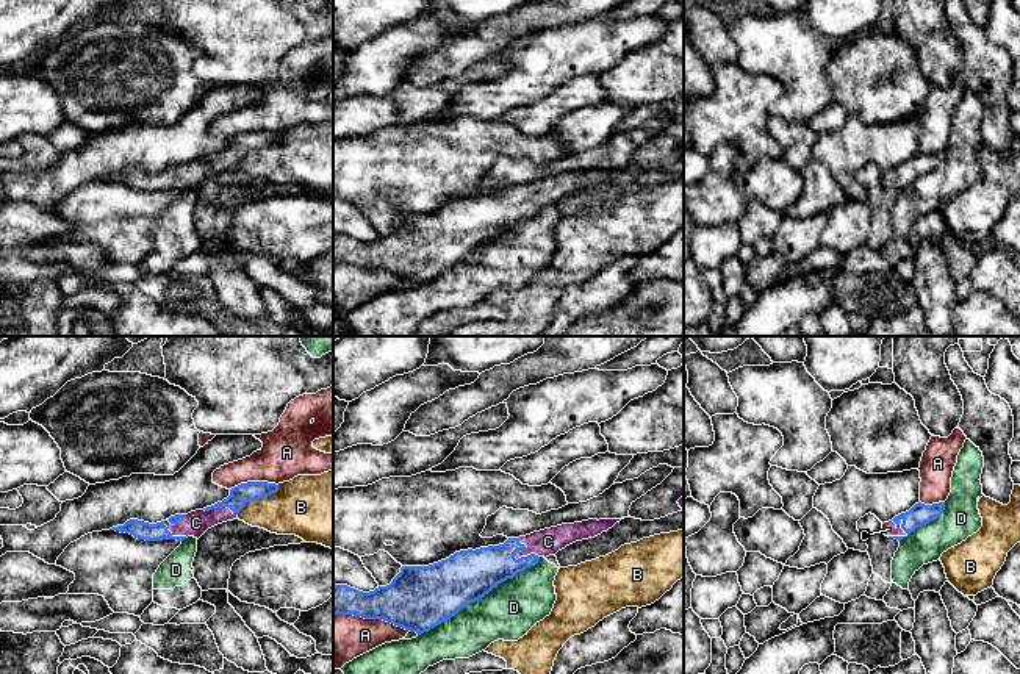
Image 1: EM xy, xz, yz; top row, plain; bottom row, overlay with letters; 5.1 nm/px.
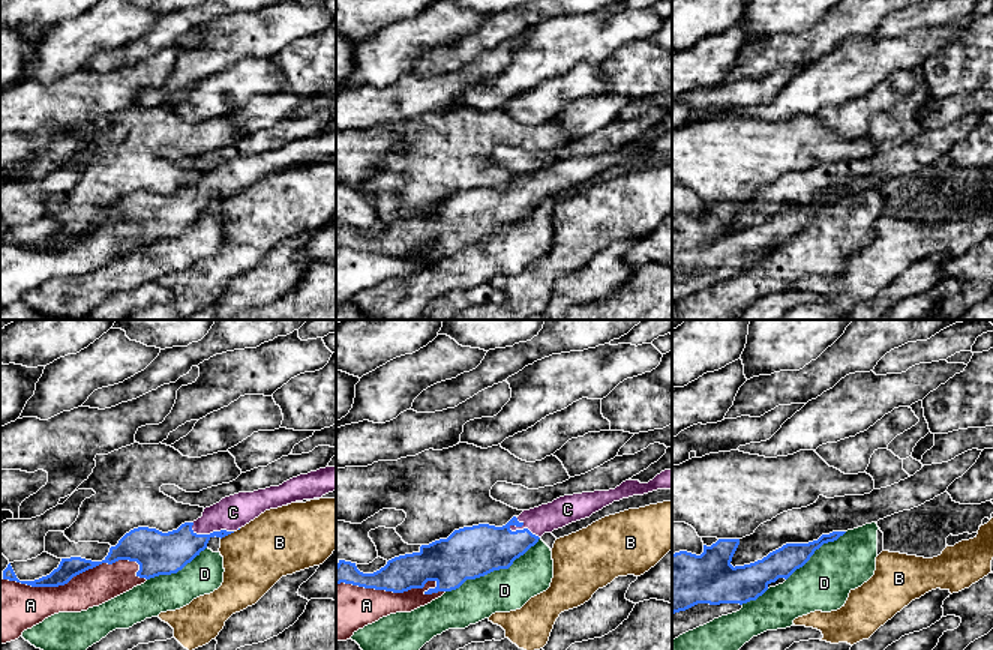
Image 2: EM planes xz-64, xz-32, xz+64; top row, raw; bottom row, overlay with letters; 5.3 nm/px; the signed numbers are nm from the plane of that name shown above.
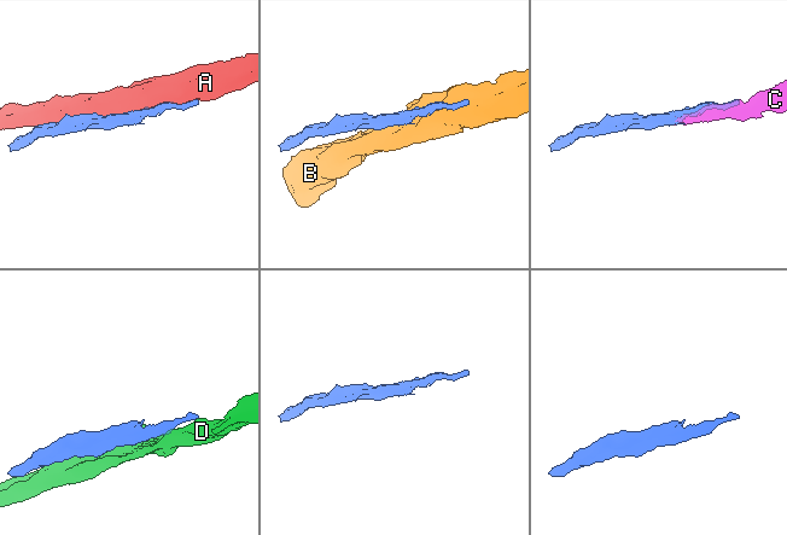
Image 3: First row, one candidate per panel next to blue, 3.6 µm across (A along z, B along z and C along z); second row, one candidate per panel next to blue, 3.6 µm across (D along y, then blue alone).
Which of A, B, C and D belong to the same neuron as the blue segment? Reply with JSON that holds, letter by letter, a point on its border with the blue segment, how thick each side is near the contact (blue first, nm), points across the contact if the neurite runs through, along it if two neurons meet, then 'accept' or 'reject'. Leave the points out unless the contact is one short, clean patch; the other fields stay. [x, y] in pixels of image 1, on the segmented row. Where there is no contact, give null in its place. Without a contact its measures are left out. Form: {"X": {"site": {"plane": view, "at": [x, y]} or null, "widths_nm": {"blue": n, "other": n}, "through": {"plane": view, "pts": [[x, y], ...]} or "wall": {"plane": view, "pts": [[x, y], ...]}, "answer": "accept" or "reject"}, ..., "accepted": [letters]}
{"A": {"site": {"plane": "xz", "at": [373, 618]}, "widths_nm": {"blue": 320, "other": 280}, "answer": "reject"}, "B": {"site": {"plane": "xy", "at": [258, 499]}, "widths_nm": {"blue": 100, "other": 300}, "answer": "reject"}, "C": {"site": {"plane": "xz", "at": [513, 557]}, "widths_nm": {"blue": 260, "other": 140}, "answer": "accept"}, "D": {"site": {"plane": "xz", "at": [479, 598]}, "widths_nm": {"blue": 300, "other": 280}, "answer": "reject"}, "accepted": ["C"]}

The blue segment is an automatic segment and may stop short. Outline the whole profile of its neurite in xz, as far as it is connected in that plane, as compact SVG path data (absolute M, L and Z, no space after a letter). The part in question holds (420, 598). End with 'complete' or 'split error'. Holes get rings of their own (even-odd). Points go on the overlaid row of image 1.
M588 519L508 538L504 544L460 550L429 566L402 566L386 586L363 593L333 585L333 615L383 619L418 635L455 616L541 557L594 538L621 519Z; split error

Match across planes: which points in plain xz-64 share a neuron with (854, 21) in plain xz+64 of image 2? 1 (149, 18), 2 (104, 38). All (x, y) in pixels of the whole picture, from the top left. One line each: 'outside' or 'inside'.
1: outside
2: outside

